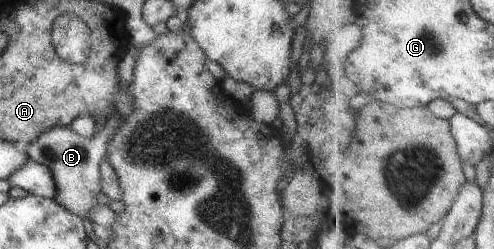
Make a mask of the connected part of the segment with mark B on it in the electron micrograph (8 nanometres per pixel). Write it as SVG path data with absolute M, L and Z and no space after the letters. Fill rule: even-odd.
M112 108L102 131L96 137L83 138L69 126L52 126L42 130L24 146L25 153L30 160L38 161L50 170L56 192L53 200L82 220L88 219L86 212L97 204L94 195L101 191L98 183L98 164L104 159L106 142L112 137L113 131L120 122L121 119L116 109Z

